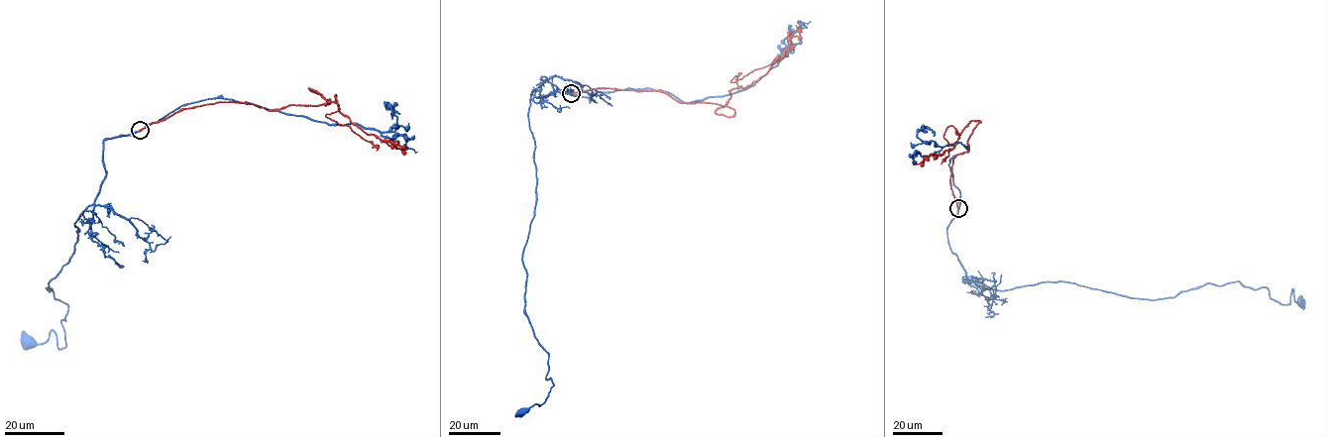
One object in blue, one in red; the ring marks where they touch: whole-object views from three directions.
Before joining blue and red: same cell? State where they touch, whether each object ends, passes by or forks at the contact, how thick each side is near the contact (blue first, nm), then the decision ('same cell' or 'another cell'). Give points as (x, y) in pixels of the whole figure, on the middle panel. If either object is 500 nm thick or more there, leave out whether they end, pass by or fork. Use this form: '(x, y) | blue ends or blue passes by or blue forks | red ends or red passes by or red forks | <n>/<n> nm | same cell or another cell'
(571, 93) | blue passes by | red ends | 280/480 nm | another cell

